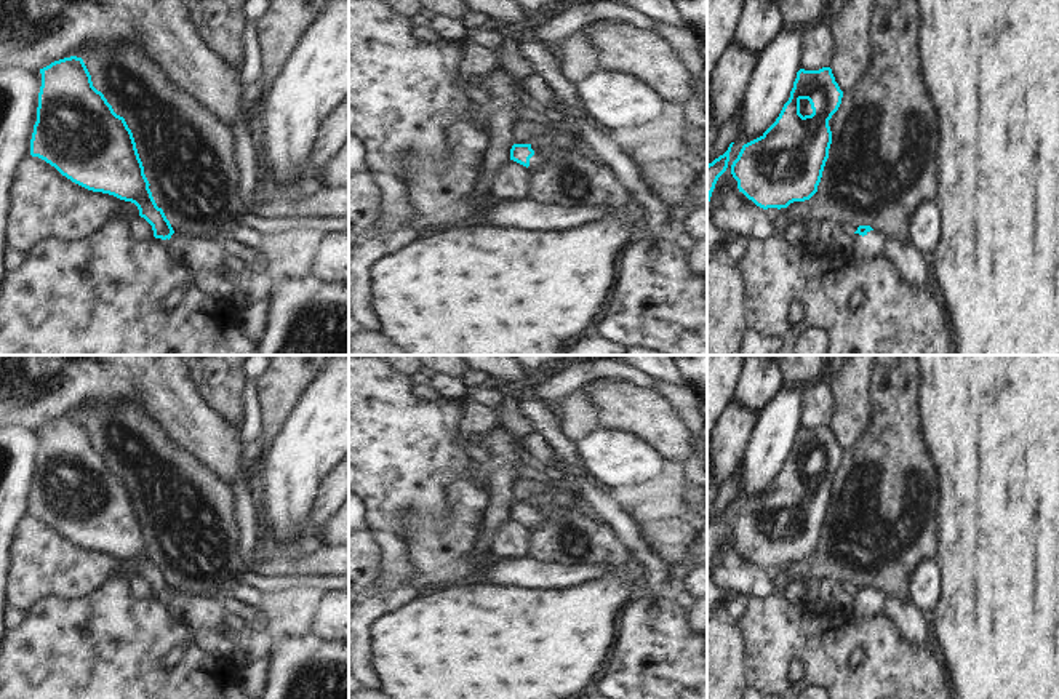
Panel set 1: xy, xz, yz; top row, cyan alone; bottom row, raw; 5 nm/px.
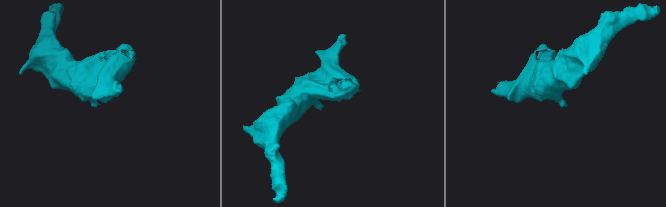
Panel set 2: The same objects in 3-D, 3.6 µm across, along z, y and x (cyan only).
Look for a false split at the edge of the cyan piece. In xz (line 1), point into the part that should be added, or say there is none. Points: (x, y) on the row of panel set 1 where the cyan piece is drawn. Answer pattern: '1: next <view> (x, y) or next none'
1: next xz (539, 160)

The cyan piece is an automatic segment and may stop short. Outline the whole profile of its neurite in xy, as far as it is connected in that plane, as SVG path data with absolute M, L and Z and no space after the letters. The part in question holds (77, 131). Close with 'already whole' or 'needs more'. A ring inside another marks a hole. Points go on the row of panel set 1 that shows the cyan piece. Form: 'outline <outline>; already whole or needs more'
outline M70 56L40 69L37 122L30 155L54 166L72 182L138 206L155 238L170 240L197 282L218 298L229 298L234 282L224 266L222 237L176 234L157 206L131 130L93 86L82 58Z; needs more

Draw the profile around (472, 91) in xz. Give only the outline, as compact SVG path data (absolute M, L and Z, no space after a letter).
M472 80L466 82L464 93L469 101L478 106L488 106L488 93L480 90Z

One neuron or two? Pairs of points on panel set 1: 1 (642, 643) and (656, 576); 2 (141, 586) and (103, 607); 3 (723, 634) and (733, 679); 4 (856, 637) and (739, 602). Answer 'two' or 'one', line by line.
1: two
2: two
3: one
4: two

